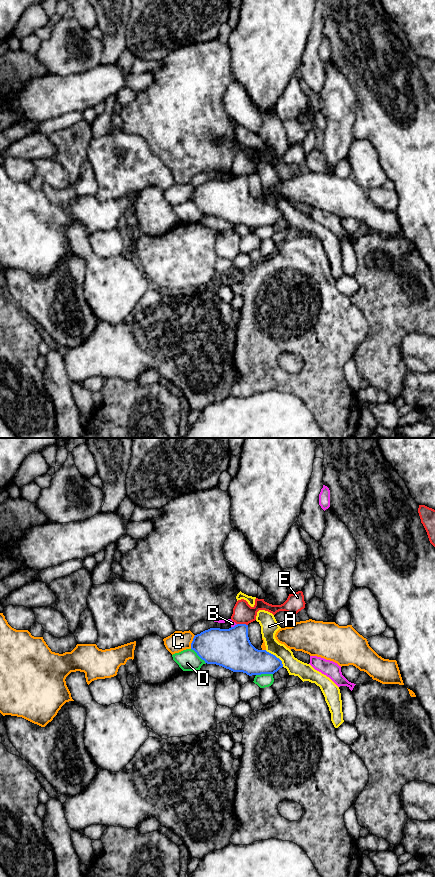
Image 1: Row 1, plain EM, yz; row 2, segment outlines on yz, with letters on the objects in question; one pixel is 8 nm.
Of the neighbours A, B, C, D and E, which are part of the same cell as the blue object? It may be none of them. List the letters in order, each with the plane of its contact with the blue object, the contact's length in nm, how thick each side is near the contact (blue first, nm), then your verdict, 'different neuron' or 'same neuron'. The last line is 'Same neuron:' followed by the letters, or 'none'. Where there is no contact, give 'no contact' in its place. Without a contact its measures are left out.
A: contact in yz; length 200 nm; calibres 240 and 140 nm; different neuron
B: contact in yz; length 60 nm; calibres 320 and 40 nm; different neuron
C: contact in yz; length 120 nm; calibres 300 and 160 nm; different neuron
D: contact in yz; length 170 nm; calibres 320 and 170 nm; different neuron
E: contact in yz; length 90 nm; calibres 320 and 170 nm; different neuron
Same neuron: none

